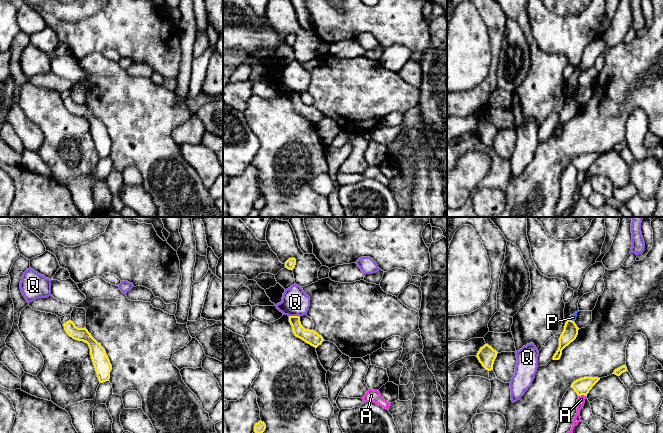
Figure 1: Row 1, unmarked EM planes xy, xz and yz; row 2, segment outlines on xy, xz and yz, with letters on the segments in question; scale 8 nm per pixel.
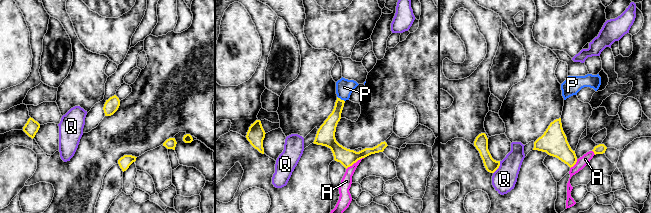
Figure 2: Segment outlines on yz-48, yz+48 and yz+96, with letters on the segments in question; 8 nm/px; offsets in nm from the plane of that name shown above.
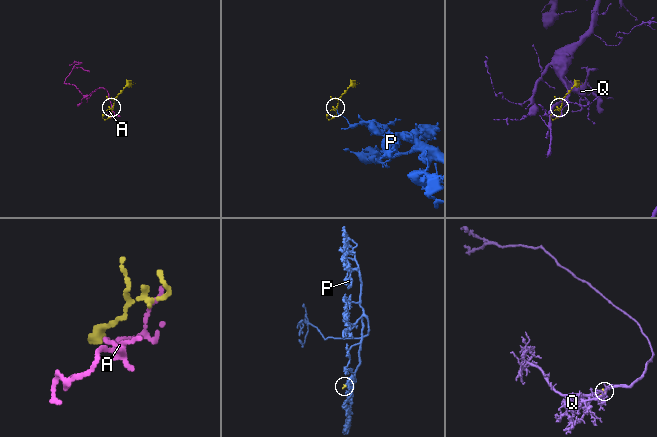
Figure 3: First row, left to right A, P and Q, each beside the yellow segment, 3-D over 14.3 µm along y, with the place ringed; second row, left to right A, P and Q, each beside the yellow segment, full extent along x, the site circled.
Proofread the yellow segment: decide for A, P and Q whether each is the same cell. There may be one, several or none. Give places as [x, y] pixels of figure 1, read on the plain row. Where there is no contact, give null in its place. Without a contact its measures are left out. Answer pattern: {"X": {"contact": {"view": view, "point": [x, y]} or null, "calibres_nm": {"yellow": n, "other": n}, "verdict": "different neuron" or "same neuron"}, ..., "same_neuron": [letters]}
{"A": {"contact": {"view": "yz", "point": [581, 170]}, "calibres_nm": {"yellow": 140, "other": 60}, "verdict": "different neuron"}, "P": {"contact": {"view": "yz", "point": [571, 96]}, "calibres_nm": {"yellow": 120, "other": 50}, "verdict": "different neuron"}, "Q": {"contact": {"view": "xz", "point": [294, 92]}, "calibres_nm": {"yellow": 120, "other": 220}, "verdict": "different neuron"}, "same_neuron": []}

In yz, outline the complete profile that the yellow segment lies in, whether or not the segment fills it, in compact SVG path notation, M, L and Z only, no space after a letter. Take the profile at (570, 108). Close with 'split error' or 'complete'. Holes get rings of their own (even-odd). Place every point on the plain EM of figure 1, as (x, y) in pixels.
M568 95L566 96L564 106L559 114L559 123L553 132L553 136L559 136L562 131L562 126L573 118L578 111L579 104L574 97Z; complete

